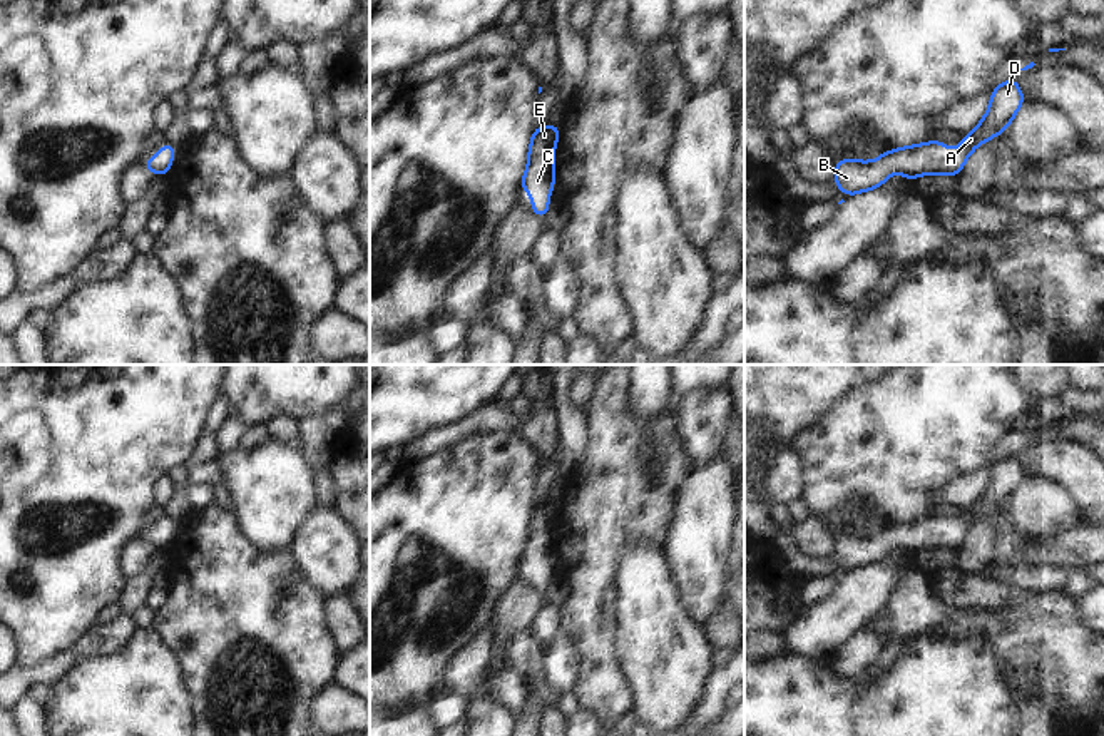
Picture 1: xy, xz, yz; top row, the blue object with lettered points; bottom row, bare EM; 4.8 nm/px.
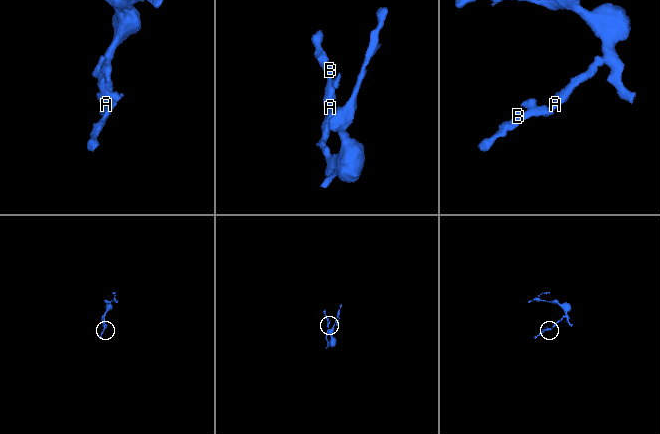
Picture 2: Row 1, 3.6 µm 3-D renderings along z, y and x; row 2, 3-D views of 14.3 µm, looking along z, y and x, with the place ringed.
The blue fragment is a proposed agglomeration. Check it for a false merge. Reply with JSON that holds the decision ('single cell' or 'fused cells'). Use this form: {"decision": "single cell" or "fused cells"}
{"decision": "single cell"}

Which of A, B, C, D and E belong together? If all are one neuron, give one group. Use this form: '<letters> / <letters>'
A B C D E

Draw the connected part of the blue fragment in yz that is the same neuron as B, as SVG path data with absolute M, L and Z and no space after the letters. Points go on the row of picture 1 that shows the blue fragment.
M1009 77L994 89L985 117L972 132L965 134L962 144L952 152L942 141L930 141L888 151L871 162L841 159L835 166L835 184L840 192L853 196L883 186L893 172L903 174L910 182L920 174L960 174L965 159L979 144L1002 134L1010 125L1024 100L1020 87Z

